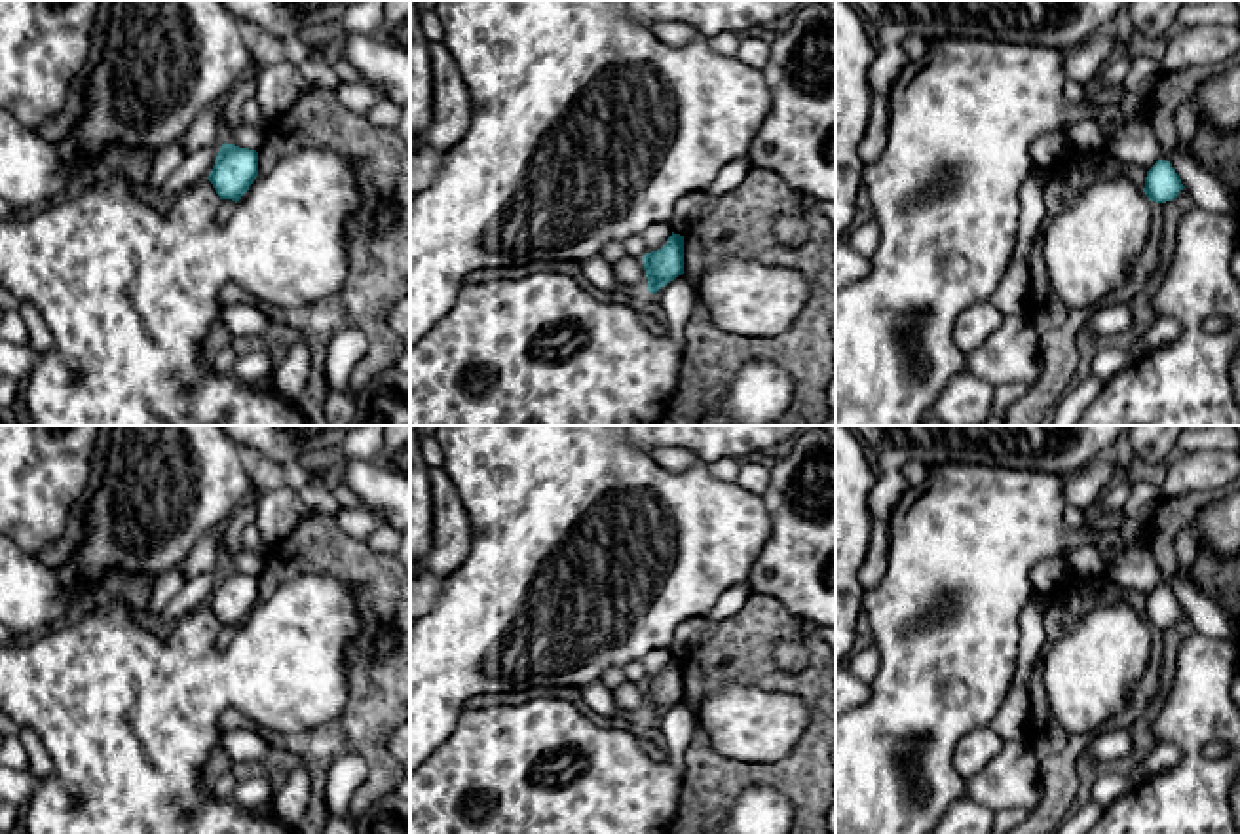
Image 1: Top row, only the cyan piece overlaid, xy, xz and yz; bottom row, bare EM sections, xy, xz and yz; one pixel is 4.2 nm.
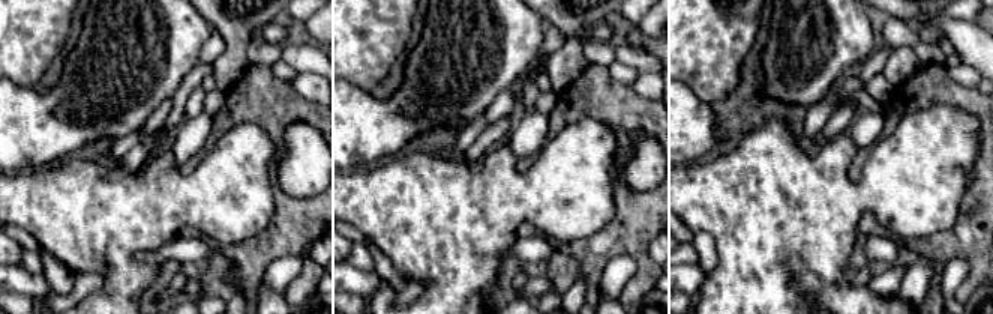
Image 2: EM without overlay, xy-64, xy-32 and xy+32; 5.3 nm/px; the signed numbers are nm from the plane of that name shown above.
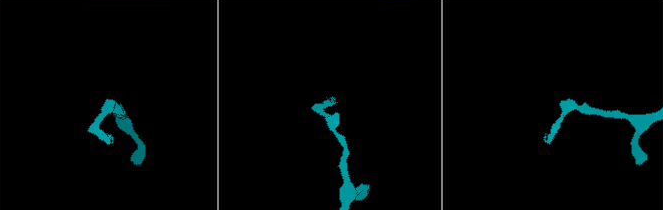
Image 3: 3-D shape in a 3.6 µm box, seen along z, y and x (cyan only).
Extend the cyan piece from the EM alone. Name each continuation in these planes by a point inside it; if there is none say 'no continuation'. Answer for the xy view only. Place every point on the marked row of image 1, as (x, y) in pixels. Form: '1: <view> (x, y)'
no continuation

